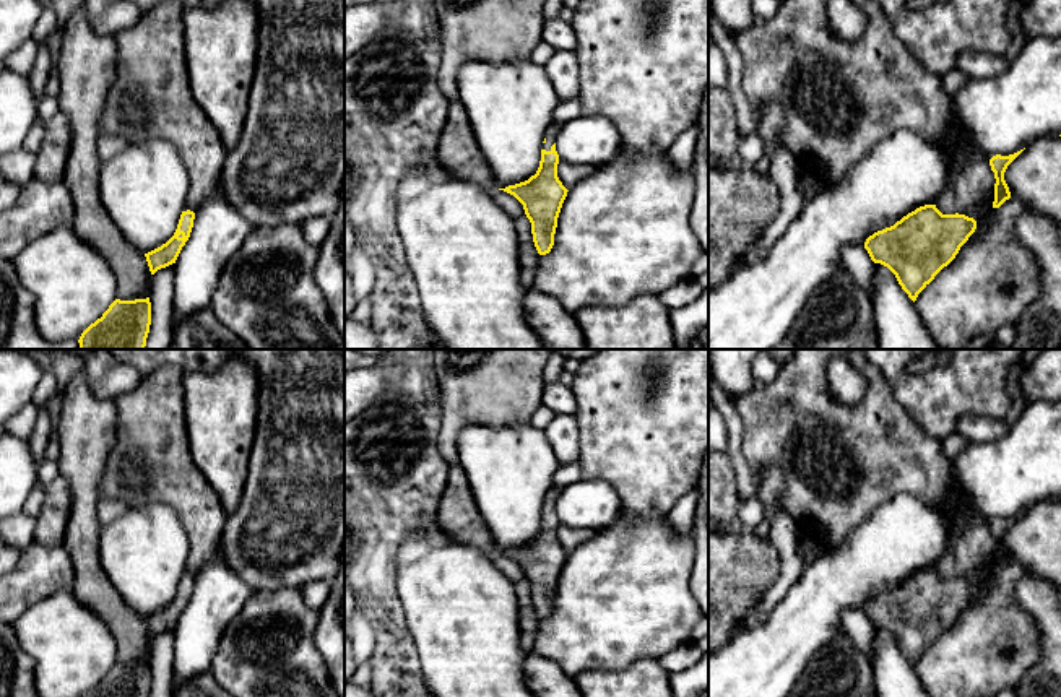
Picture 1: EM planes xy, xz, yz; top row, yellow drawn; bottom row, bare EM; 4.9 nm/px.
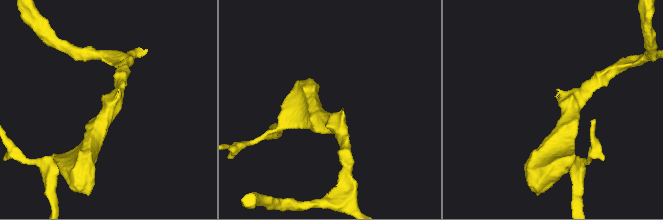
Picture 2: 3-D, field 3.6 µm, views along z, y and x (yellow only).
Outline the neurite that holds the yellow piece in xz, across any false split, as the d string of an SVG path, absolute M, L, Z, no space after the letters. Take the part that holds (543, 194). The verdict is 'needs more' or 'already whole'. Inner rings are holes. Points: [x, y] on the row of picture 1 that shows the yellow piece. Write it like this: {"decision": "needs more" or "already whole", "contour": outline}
{"decision": "needs more", "contour": "M551 123L546 130L541 161L535 175L525 182L499 188L513 195L523 205L539 255L549 253L554 245L557 218L569 192L557 177L556 136L559 130L559 123Z"}

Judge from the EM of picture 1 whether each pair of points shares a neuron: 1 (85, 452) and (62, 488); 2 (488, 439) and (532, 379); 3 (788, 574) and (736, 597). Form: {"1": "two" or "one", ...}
{"1": "two", "2": "two", "3": "two"}

